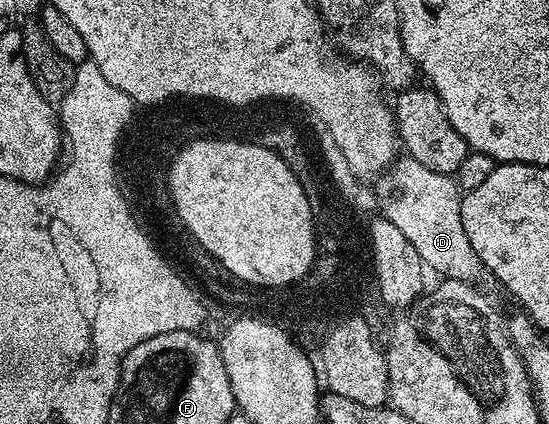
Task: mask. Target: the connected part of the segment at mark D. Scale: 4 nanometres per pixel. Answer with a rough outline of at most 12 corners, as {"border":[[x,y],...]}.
{"border":[[412,157],[374,186],[425,267],[487,275],[462,225],[462,190]]}

